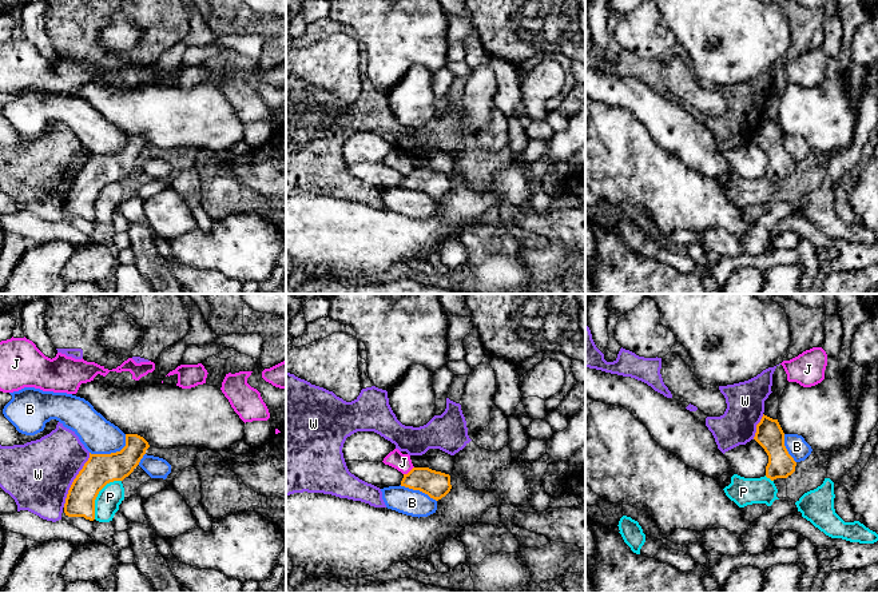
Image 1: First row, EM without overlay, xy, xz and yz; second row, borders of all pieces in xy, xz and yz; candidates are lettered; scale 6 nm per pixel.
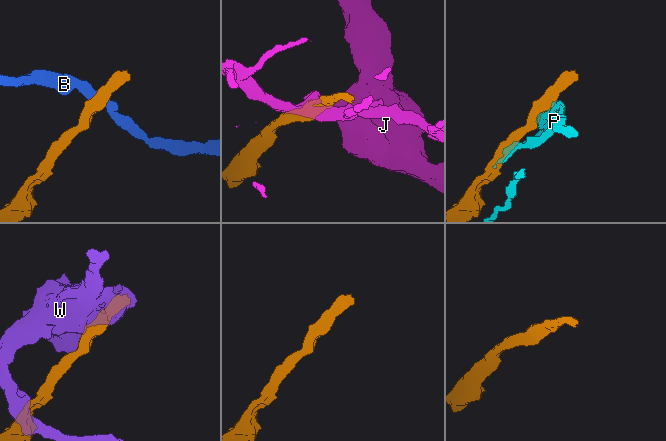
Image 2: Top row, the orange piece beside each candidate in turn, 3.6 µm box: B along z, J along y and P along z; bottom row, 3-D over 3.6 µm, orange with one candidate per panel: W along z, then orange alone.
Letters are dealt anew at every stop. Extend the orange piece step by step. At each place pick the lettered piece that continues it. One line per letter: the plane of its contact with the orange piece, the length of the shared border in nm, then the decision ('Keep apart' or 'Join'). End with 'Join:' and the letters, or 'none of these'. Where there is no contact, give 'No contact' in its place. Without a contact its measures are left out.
B: Touches orange in xy. Shared border 260 nm. Keep apart
J: Touches orange in xz. Shared border 80 nm. Keep apart
P: Touches orange in xy. Shared border 280 nm. Keep apart
W: Touches orange in xy. Shared border 360 nm. Keep apart
Join: none of these

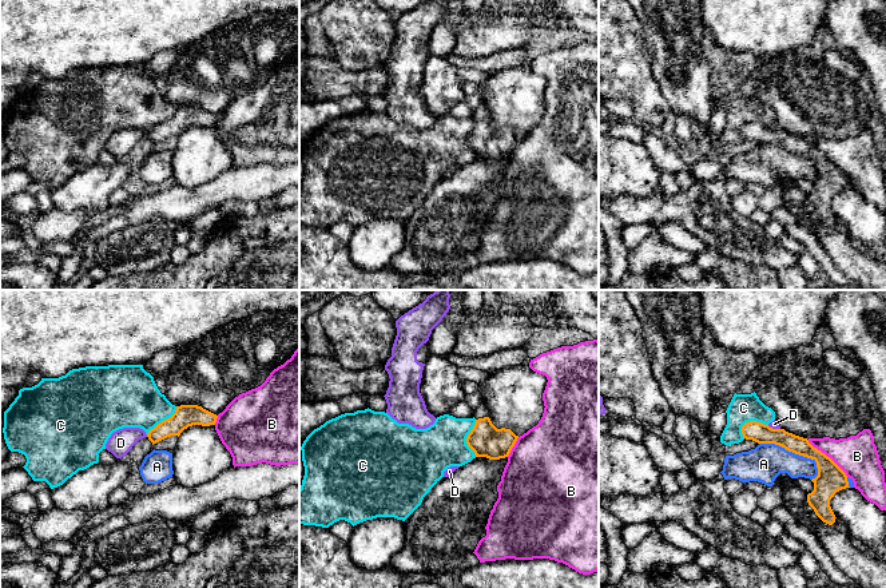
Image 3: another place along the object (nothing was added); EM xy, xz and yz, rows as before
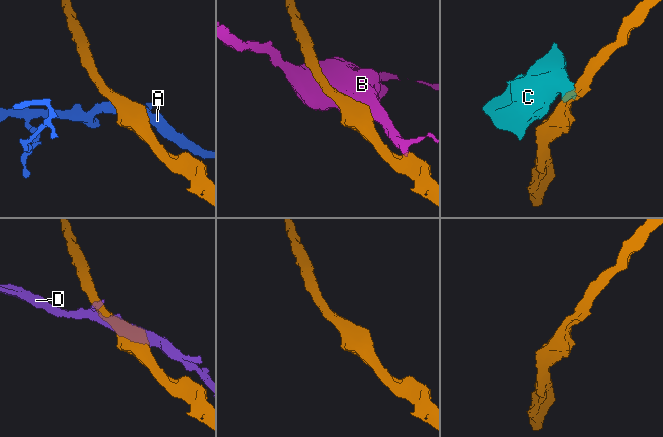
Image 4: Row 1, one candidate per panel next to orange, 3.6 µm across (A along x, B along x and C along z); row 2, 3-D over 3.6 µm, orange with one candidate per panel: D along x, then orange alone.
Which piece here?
A: Touches orange in yz. Shared border 400 nm. Keep apart
B: Touches orange in yz. Shared border 340 nm. Keep apart
C: Touches orange in yz. Shared border 180 nm. Keep apart
D: Touches orange in yz. Shared border 80 nm. Keep apart
Join: none of these

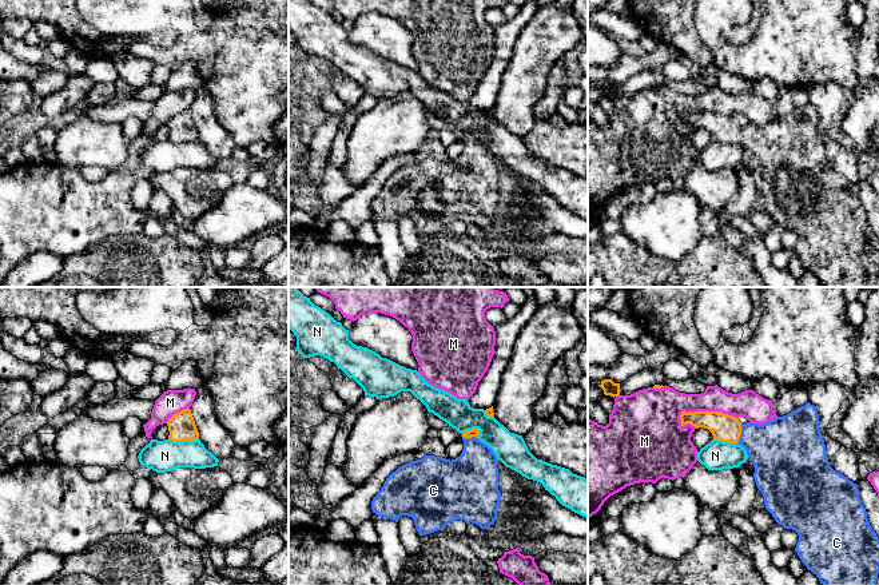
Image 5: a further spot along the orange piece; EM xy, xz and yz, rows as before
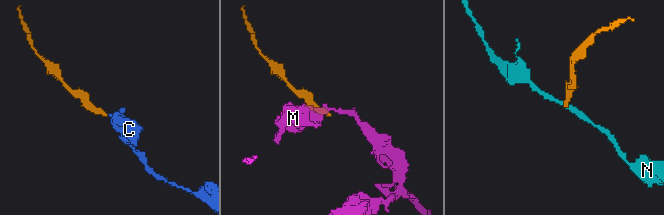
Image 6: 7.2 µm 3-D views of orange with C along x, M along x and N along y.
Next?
C: Touches orange in yz. Shared border 120 nm. Join
M: Touches orange in yz. Shared border 360 nm. Keep apart
N: Touches orange in xy. Shared border 180 nm. Keep apart
Join: C

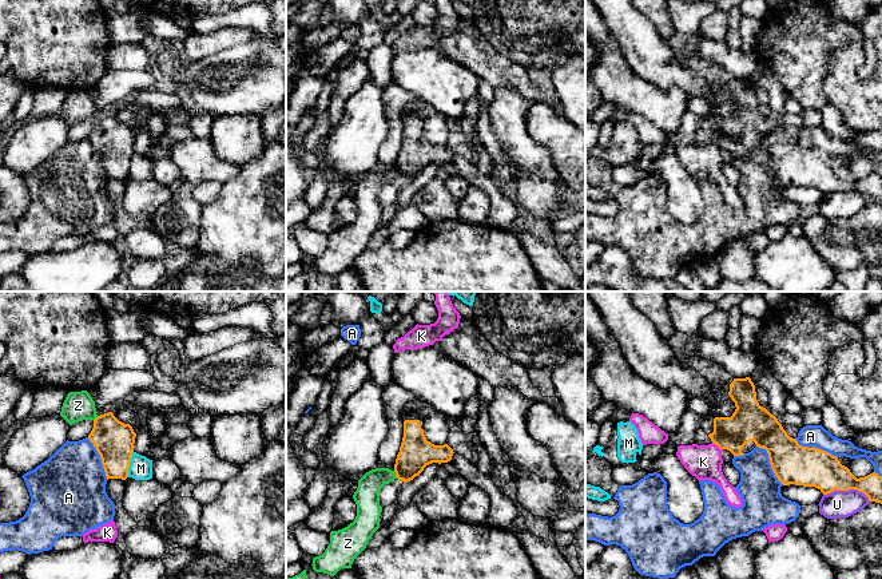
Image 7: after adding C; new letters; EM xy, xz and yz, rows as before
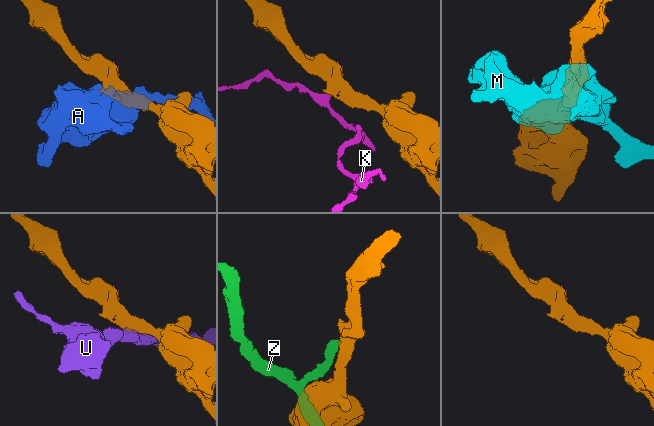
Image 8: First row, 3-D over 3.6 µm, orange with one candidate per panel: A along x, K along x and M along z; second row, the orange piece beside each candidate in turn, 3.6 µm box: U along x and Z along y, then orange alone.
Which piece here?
A: Touches orange in yz. Shared border 280 nm. Keep apart
K: Touches orange in yz. Shared border 80 nm. Keep apart
M: Touches orange in xy. Shared border 160 nm. Keep apart
U: Touches orange in yz. Shared border 280 nm. Keep apart
Z: Touches orange in xz. Shared border 50 nm. Keep apart
Join: none of these

